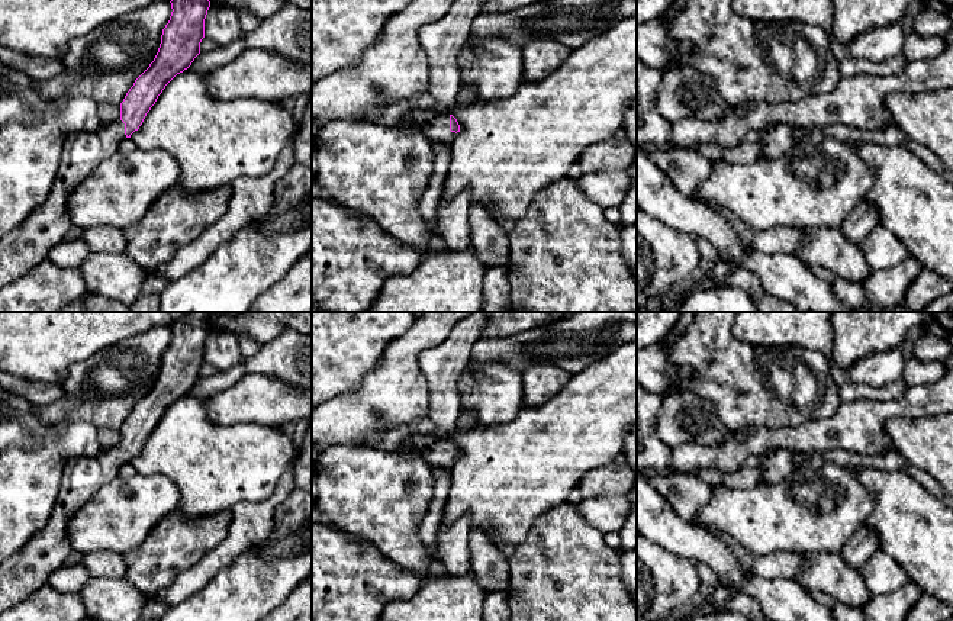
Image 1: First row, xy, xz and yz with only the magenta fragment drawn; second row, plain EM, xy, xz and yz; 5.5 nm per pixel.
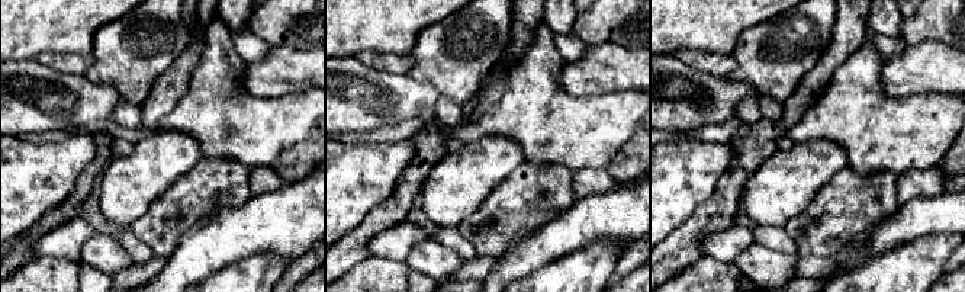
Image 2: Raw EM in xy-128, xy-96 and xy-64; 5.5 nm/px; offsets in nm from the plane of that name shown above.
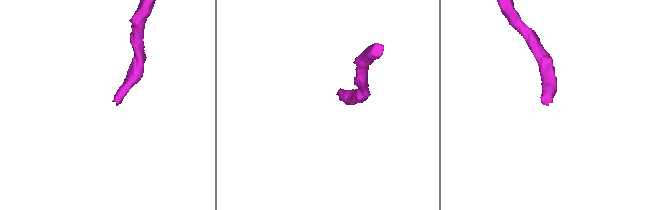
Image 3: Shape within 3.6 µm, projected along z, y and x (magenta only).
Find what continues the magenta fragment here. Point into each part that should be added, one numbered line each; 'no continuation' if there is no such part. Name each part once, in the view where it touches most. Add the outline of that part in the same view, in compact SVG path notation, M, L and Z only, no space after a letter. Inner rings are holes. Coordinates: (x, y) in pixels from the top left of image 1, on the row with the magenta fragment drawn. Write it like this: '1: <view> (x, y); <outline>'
1: xz (435, 126); M412 109L400 119L399 123L418 126L422 131L424 138L431 144L451 144L457 135L450 131L450 113L440 113L429 109Z

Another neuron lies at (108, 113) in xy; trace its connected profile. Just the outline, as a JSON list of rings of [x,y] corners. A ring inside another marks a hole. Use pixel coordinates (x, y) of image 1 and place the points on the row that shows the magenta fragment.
[[[97,103],[97,116],[100,123],[113,123],[120,119],[120,106],[110,103]]]

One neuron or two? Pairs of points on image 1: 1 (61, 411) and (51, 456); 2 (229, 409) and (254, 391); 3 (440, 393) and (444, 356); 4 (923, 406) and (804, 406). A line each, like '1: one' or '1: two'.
1: two
2: one
3: one
4: two

